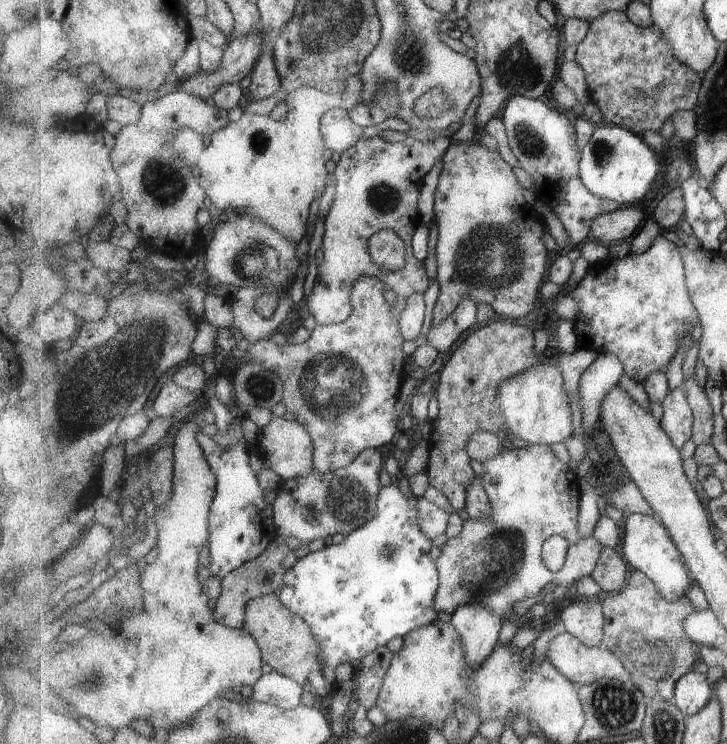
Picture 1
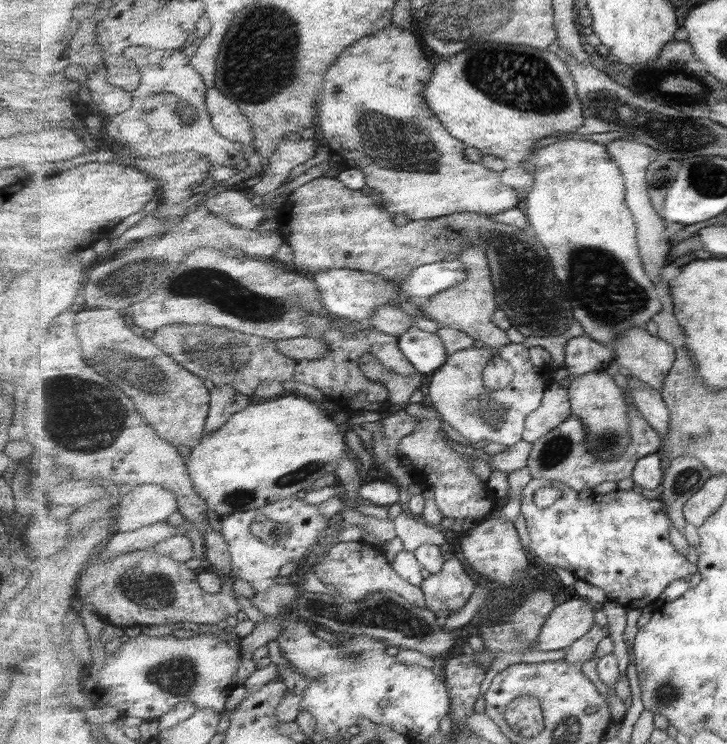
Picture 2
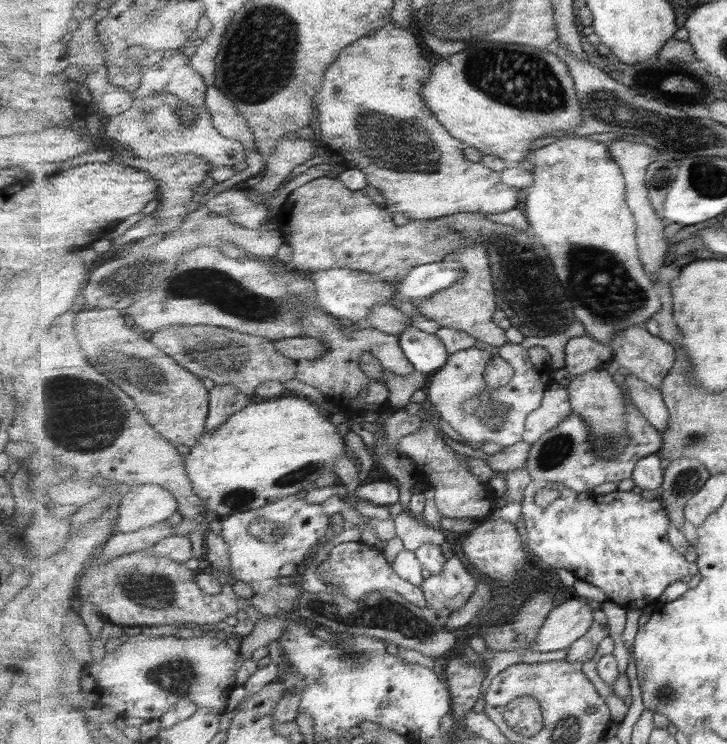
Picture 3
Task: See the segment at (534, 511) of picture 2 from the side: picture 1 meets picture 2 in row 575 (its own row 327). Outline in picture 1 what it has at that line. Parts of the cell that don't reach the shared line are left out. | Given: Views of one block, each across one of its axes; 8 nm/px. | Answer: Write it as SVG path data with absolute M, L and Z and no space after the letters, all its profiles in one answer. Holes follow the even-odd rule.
M664 233L657 236L657 238L655 238L655 242L653 242L653 246L643 254L631 254L629 252L622 258L609 257L607 260L590 265L586 275L568 296L580 305L580 313L575 319L574 324L574 332L580 348L587 347L591 348L591 350L597 350L597 352L609 352L609 354L619 356L619 360L623 362L623 366L625 368L624 374L627 374L629 378L637 382L637 384L644 385L645 382L647 382L653 374L657 374L657 372L667 372L667 370L669 370L669 366L671 366L671 362L675 360L675 354L677 354L677 350L679 350L679 344L681 344L683 336L685 336L687 332L697 334L699 329L700 316L696 305L693 304L692 296L689 292L688 276L685 268L684 257L681 256L680 248L673 242L667 240Z

